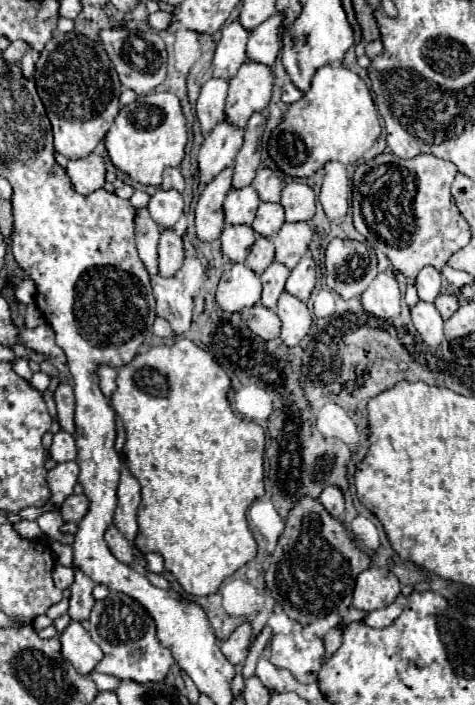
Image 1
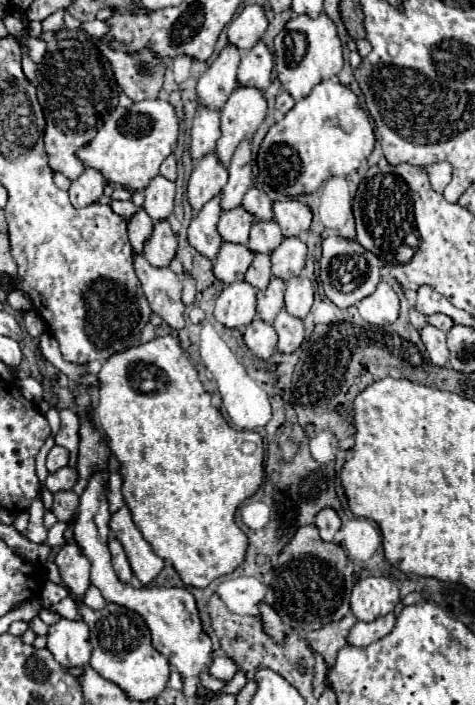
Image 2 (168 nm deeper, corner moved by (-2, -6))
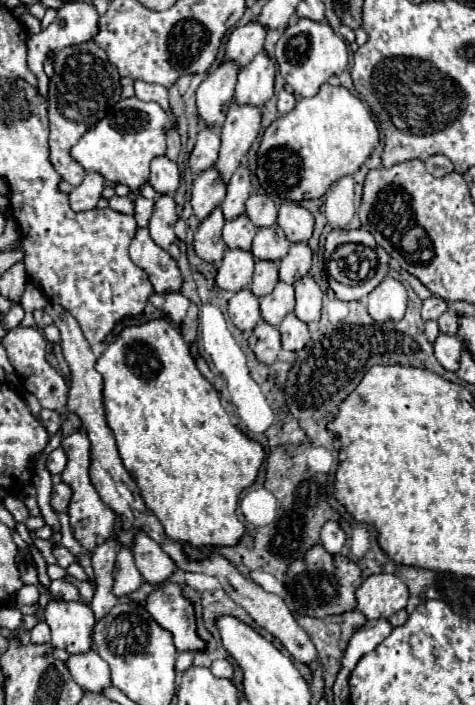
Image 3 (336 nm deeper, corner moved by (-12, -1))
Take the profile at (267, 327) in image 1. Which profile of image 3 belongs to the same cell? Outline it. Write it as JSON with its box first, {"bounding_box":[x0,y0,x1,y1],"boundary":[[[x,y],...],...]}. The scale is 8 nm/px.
{"bounding_box":[248,321,282,365],"boundary":[[[260,321],[254,331],[248,337],[250,349],[256,353],[258,361],[270,365],[276,361],[278,351],[282,349],[280,345],[280,331],[274,325],[268,325],[266,321]]]}

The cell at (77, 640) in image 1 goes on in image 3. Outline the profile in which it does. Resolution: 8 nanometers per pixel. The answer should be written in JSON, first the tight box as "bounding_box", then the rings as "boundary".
{"bounding_box":[44,601,94,653],"boundary":[[[50,601],[44,613],[46,623],[52,631],[52,645],[66,649],[68,653],[88,653],[92,647],[94,613],[82,601]]]}

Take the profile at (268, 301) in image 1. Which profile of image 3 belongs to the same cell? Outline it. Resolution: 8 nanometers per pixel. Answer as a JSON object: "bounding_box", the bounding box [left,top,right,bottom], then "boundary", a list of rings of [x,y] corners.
{"bounding_box":[260,281,294,327],"boundary":[[[278,281],[274,291],[260,299],[260,311],[262,311],[264,321],[278,327],[282,323],[282,319],[290,311],[294,311],[294,289],[292,289],[292,285]]]}

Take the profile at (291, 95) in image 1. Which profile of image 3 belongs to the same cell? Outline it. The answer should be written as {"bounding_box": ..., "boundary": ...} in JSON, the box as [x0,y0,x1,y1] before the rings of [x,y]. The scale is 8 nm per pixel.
{"bounding_box":[278,89,296,115],"boundary":[[[282,89],[282,91],[278,93],[278,111],[280,111],[280,115],[292,111],[294,105],[296,105],[296,97],[294,97],[294,93],[288,91],[288,89]]]}

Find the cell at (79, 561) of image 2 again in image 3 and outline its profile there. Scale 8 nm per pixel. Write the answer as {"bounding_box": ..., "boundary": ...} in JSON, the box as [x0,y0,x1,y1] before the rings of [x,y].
{"bounding_box":[54,547,78,567],"boundary":[[[58,547],[58,549],[54,549],[54,557],[58,559],[58,563],[62,563],[64,567],[68,567],[68,565],[72,565],[72,563],[78,563],[78,559],[76,559],[76,555],[72,555],[66,547]]]}

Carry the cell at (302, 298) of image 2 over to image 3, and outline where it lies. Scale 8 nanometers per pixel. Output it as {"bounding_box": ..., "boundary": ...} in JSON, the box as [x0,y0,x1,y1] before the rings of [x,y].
{"bounding_box":[294,275,322,323],"boundary":[[[304,275],[300,281],[294,283],[296,289],[296,317],[312,323],[320,319],[320,307],[322,307],[322,291],[312,275]]]}

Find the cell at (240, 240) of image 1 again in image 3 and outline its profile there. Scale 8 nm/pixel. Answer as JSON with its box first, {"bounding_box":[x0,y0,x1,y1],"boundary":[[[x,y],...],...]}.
{"bounding_box":[216,249,254,291],"boundary":[[[226,249],[218,267],[216,285],[224,291],[240,291],[250,287],[254,273],[254,257],[244,249]]]}

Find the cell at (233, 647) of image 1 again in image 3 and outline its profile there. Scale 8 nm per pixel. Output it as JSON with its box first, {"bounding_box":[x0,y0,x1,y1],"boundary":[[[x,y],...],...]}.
{"bounding_box":[210,659,234,679],"boundary":[[[218,659],[212,663],[210,671],[216,675],[216,677],[226,677],[226,679],[232,679],[232,673],[234,673],[234,667],[230,661],[226,659]]]}

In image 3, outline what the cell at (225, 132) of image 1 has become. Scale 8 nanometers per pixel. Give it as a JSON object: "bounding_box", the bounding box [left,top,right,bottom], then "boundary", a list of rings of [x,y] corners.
{"bounding_box":[192,167,226,221],"boundary":[[[216,167],[206,169],[204,173],[198,173],[194,179],[194,197],[192,197],[192,209],[196,213],[196,217],[202,221],[210,215],[210,211],[214,207],[218,207],[224,197],[226,197],[226,183],[220,177],[220,173],[216,173]]]}

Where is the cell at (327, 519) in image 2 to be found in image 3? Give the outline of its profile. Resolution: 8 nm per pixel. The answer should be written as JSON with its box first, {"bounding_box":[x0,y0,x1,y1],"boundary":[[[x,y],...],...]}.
{"bounding_box":[320,521,346,555],"boundary":[[[328,521],[322,529],[322,535],[320,535],[320,543],[324,545],[324,549],[332,555],[338,555],[344,547],[344,541],[346,541],[346,533],[342,529],[342,525],[338,521]]]}

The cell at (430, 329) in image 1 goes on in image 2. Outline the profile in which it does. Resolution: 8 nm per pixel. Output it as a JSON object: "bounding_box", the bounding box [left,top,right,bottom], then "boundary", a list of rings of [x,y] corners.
{"bounding_box":[420,326,448,366],"boundary":[[[426,326],[420,330],[420,338],[430,354],[430,360],[434,366],[446,366],[448,362],[448,346],[446,346],[446,334],[434,326]]]}

